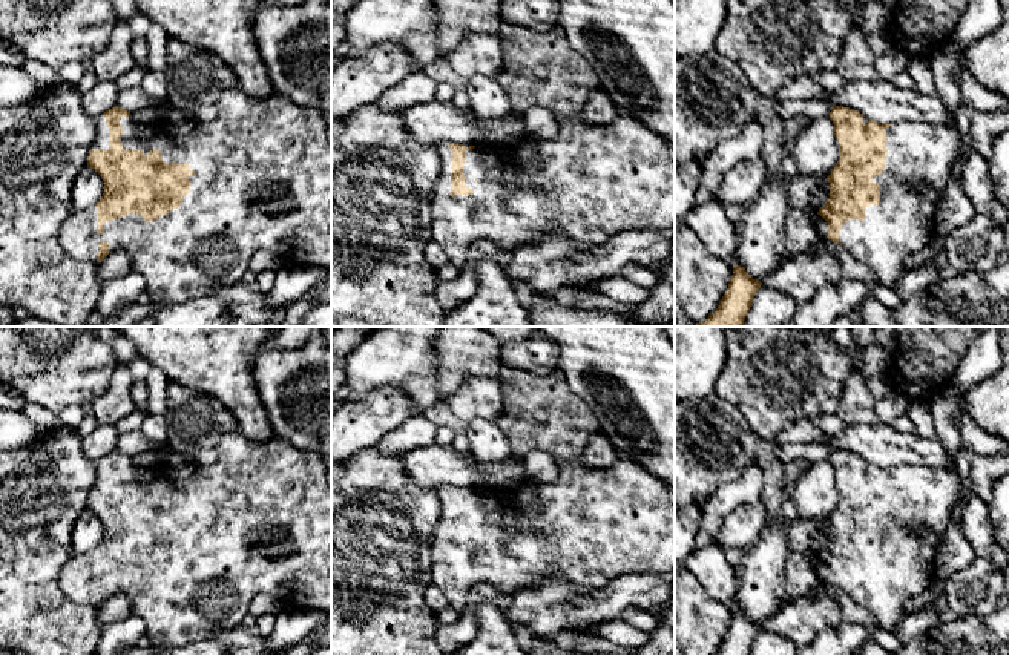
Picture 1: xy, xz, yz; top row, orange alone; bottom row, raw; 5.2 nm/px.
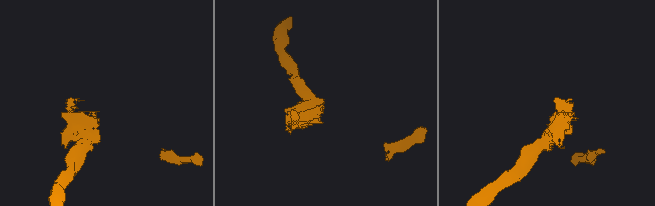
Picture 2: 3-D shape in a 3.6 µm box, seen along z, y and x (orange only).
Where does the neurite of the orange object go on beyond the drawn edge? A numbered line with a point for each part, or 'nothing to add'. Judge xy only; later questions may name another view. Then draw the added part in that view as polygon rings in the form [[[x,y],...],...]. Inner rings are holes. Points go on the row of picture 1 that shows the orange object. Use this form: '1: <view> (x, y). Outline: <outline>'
1: xy (262, 167). Outline: [[[241,87],[227,89],[218,101],[218,115],[210,121],[196,121],[192,117],[175,126],[164,120],[155,124],[141,124],[132,117],[120,118],[123,135],[118,138],[124,144],[121,150],[141,150],[147,155],[150,150],[159,150],[161,160],[164,163],[187,163],[189,169],[195,172],[190,176],[190,190],[184,196],[182,204],[178,209],[172,209],[166,216],[159,216],[156,221],[144,221],[138,213],[127,213],[123,218],[112,219],[106,222],[104,232],[97,232],[97,207],[92,206],[81,212],[72,212],[60,227],[58,241],[66,253],[75,261],[97,262],[97,253],[100,252],[100,242],[106,241],[109,244],[107,252],[113,253],[117,250],[124,250],[132,264],[132,270],[140,273],[146,281],[146,293],[149,299],[159,304],[181,304],[196,298],[210,296],[219,287],[235,285],[242,281],[244,275],[250,270],[251,256],[258,250],[274,252],[284,264],[296,265],[314,265],[331,270],[331,132],[324,121],[324,112],[317,107],[299,106],[288,100],[287,97],[273,94],[267,98],[248,97]]]

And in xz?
1: xz (589, 183). Outline: [[[555,114],[558,135],[549,141],[521,137],[504,147],[466,150],[463,176],[472,195],[449,195],[452,187],[452,152],[448,143],[435,146],[440,176],[431,202],[432,241],[457,268],[466,267],[468,249],[475,241],[492,241],[500,252],[515,253],[520,247],[537,244],[544,236],[561,232],[580,252],[601,245],[626,230],[669,230],[675,227],[675,155],[672,146],[635,118],[620,114],[610,124],[593,126],[580,115]]]

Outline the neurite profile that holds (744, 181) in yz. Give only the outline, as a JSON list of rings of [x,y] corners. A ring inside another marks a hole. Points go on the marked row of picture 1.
[[[761,158],[739,161],[724,176],[713,201],[745,209],[761,193],[768,176],[768,169]]]

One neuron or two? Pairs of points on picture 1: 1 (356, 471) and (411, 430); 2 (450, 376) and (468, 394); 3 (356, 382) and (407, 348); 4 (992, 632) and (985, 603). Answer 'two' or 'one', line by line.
1: two
2: two
3: one
4: two

